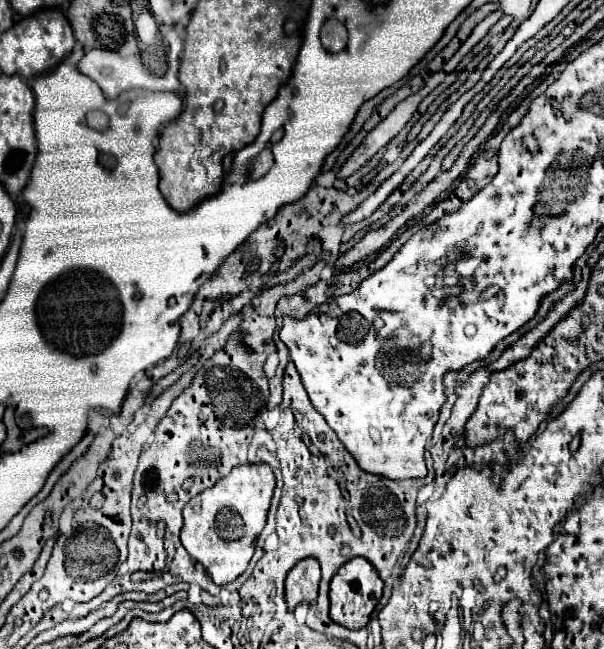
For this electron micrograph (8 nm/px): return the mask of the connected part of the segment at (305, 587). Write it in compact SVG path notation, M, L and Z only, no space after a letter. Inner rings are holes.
M302 559L286 577L286 605L294 611L300 603L314 603L318 597L320 565L316 559Z

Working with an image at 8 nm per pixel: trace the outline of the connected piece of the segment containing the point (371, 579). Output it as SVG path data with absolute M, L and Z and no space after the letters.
M354 557L340 567L330 583L330 617L346 629L362 629L370 621L370 613L382 597L382 579L378 571L362 557Z

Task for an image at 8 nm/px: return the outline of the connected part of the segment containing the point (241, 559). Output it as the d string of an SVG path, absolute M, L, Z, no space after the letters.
M266 463L236 465L230 475L214 487L192 497L184 507L184 527L180 533L186 551L206 567L216 585L226 585L240 577L256 549L256 539L266 525L276 479Z

